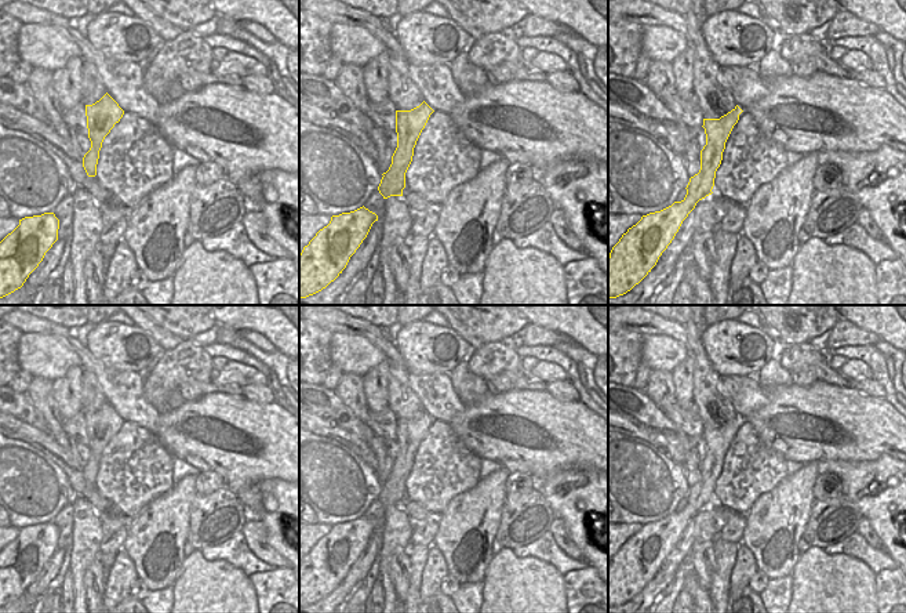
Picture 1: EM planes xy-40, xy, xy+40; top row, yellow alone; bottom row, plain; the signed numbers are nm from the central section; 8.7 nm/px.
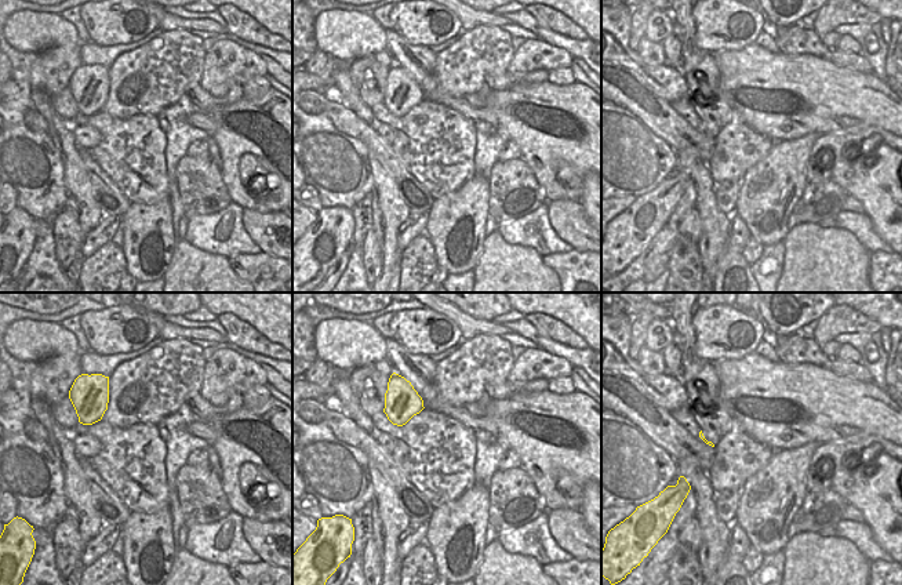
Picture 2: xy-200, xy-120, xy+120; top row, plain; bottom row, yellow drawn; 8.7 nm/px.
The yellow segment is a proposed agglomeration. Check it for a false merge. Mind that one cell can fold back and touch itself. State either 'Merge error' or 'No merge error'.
No merge error

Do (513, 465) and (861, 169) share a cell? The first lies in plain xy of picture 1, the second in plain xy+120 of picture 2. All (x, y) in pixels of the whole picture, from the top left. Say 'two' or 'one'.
one

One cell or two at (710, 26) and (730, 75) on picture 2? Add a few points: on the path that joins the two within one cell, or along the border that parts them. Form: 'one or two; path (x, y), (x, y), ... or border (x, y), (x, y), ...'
two; border (752, 43), (741, 48), (724, 48), (713, 54)

